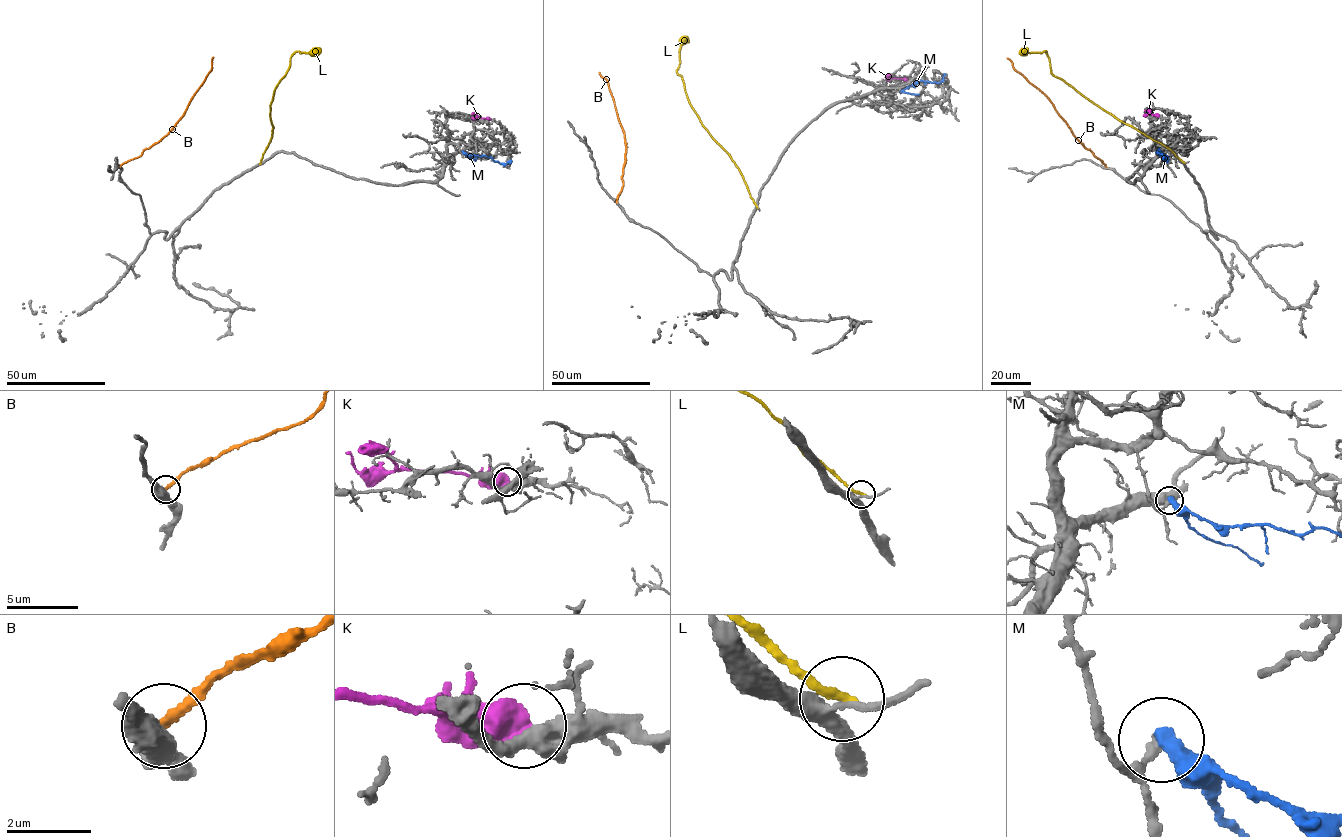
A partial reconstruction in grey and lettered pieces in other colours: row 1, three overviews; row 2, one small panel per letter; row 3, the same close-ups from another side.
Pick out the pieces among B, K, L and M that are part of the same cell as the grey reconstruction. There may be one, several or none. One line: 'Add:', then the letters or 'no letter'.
Add: no letter

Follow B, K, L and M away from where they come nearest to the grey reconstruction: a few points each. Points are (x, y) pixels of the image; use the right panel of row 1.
B: (1106, 167), (1076, 139), (1045, 95), (1017, 72), (1007, 58)
K: (1158, 115), (1144, 111)
L: (1184, 162), (1170, 149), (1055, 76), (1045, 51), (1021, 52)
M: (1158, 148), (1157, 153), (1168, 159), (1163, 160)

